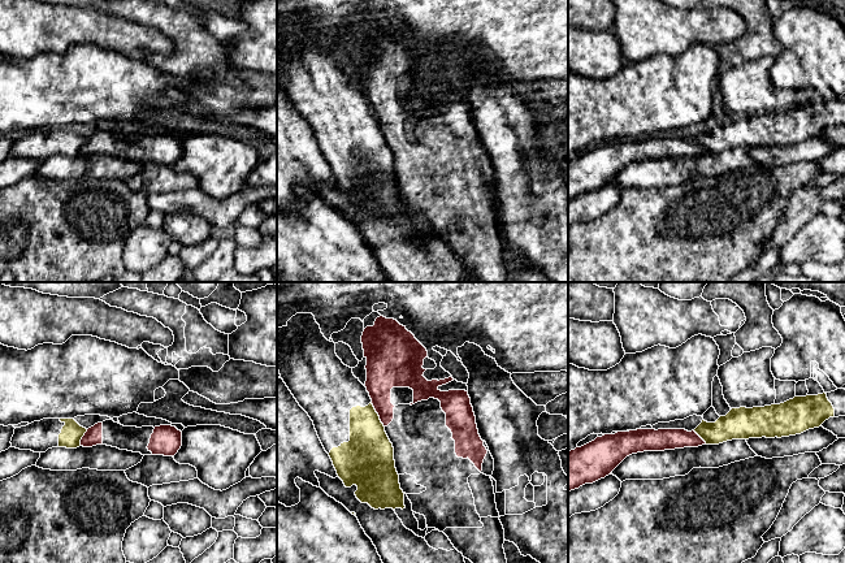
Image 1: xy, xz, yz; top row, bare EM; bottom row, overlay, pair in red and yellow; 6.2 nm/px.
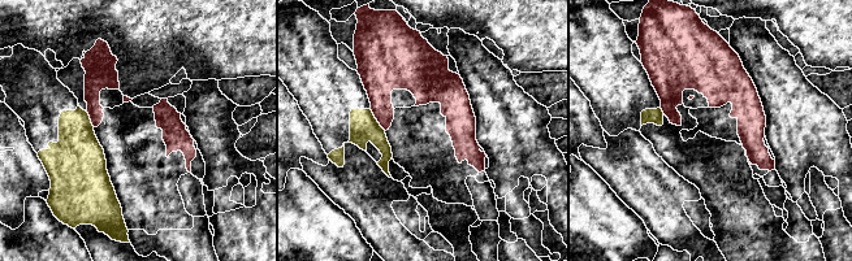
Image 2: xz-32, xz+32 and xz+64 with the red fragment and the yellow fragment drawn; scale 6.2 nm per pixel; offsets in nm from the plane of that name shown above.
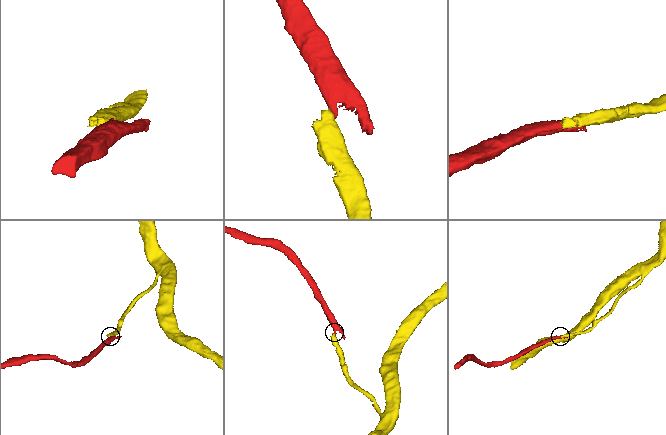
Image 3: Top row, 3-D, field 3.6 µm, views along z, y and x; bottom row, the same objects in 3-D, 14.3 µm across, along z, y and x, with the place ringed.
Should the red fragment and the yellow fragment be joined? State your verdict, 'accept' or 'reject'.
reject

